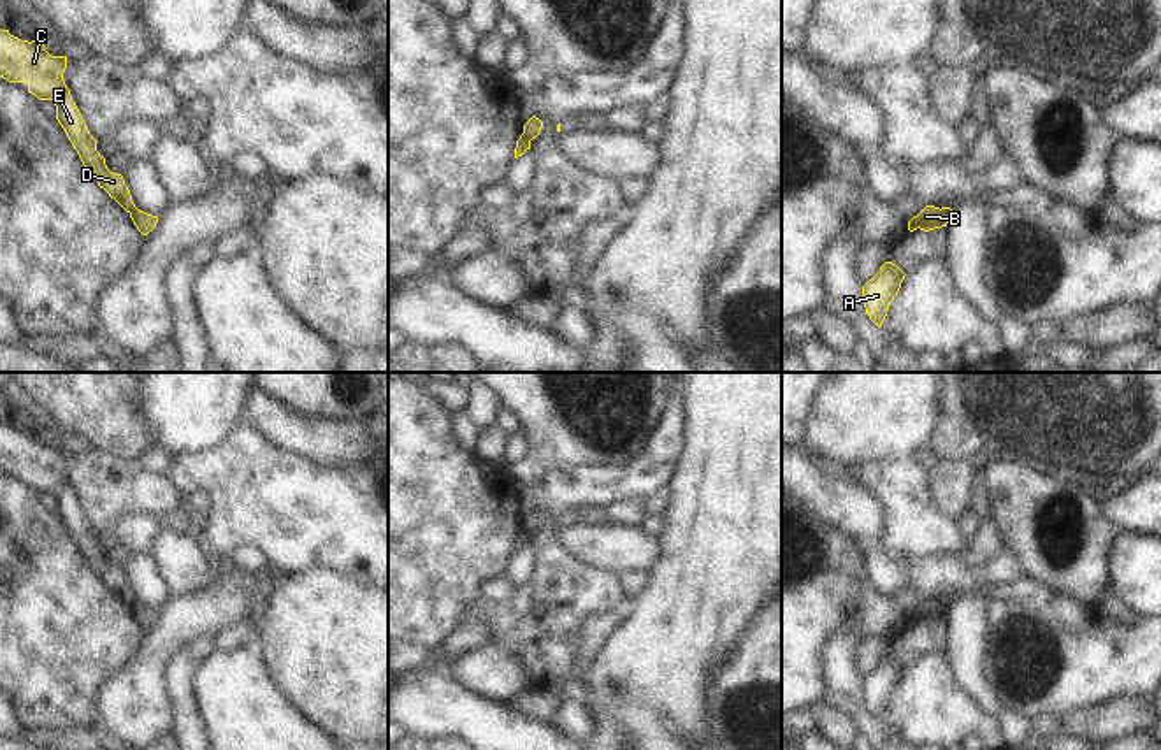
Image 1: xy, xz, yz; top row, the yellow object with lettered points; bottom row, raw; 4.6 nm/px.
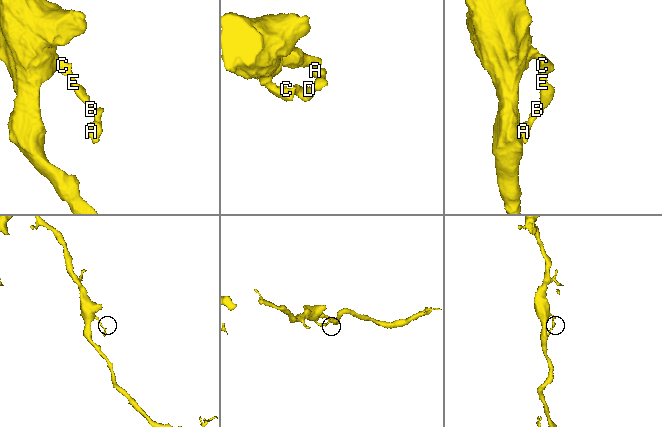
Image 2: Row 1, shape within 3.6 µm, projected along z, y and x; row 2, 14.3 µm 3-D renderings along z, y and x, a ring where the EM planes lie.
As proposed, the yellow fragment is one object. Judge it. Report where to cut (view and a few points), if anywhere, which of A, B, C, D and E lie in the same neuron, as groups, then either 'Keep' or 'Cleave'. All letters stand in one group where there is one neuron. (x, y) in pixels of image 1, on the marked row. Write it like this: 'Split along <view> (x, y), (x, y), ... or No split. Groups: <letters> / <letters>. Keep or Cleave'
Split along xz (522, 134), (529, 141). Groups: A B / C D E. Cleave.

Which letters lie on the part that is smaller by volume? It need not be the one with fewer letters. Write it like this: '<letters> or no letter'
A, B.

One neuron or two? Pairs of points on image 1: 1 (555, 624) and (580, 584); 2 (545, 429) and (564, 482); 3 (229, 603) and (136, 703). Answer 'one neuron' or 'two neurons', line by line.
1: one neuron
2: two neurons
3: one neuron

